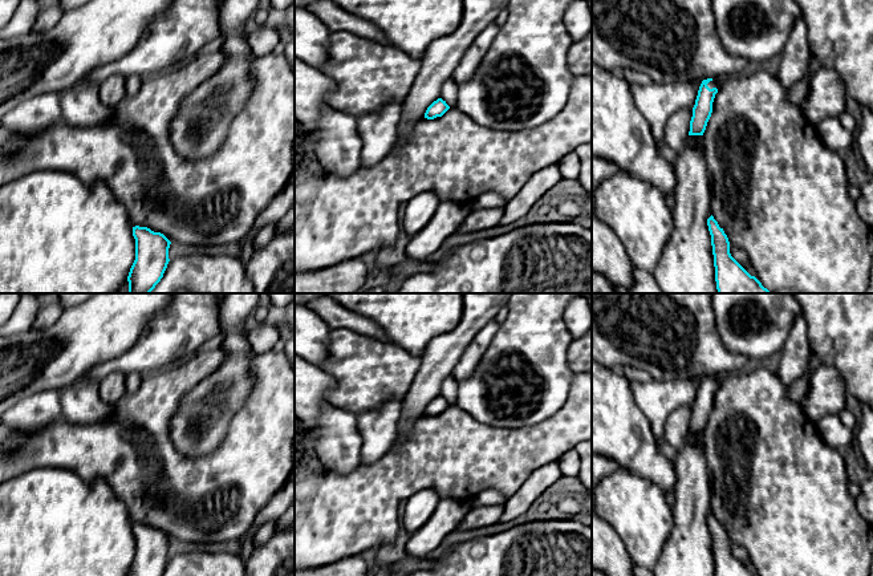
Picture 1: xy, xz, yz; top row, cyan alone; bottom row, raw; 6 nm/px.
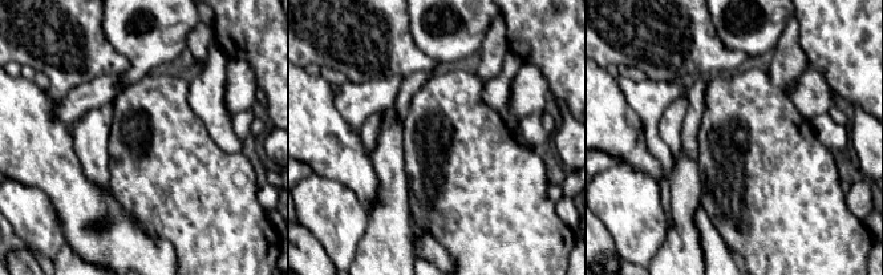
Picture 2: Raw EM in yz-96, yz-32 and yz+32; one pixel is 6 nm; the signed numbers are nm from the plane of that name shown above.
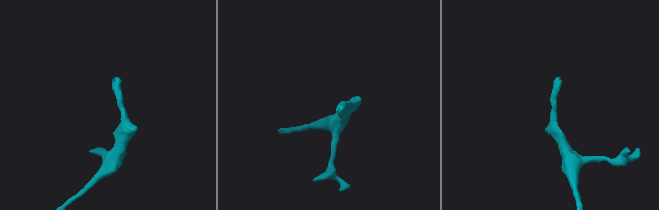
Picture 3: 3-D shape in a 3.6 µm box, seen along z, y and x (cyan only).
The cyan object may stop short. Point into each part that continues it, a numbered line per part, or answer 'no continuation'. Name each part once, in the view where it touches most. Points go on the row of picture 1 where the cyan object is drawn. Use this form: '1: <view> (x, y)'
1: yz (717, 82)

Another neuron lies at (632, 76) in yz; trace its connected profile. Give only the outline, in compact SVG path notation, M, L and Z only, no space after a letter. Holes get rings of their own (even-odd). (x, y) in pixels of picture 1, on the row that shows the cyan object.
M633 69L624 70L624 78L629 84L637 84L637 85L647 85L651 82L651 78L647 74Z

